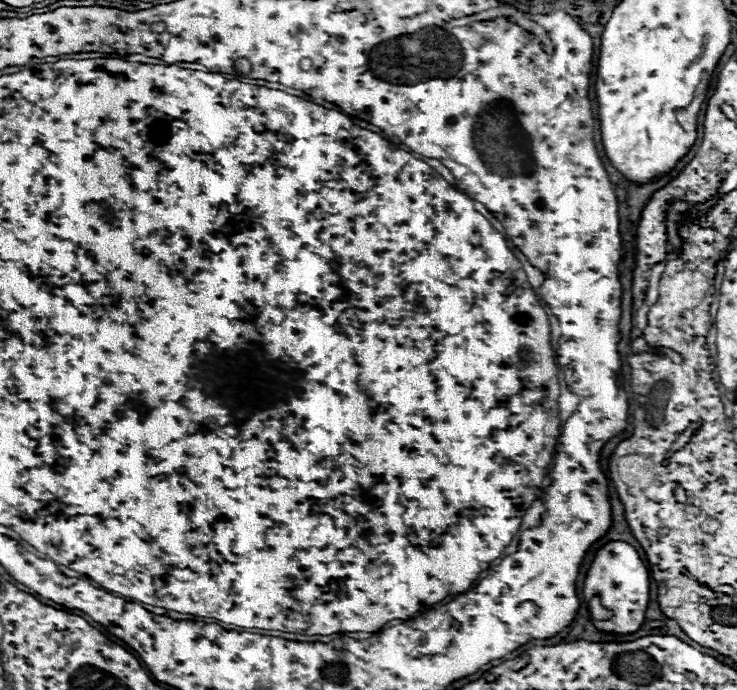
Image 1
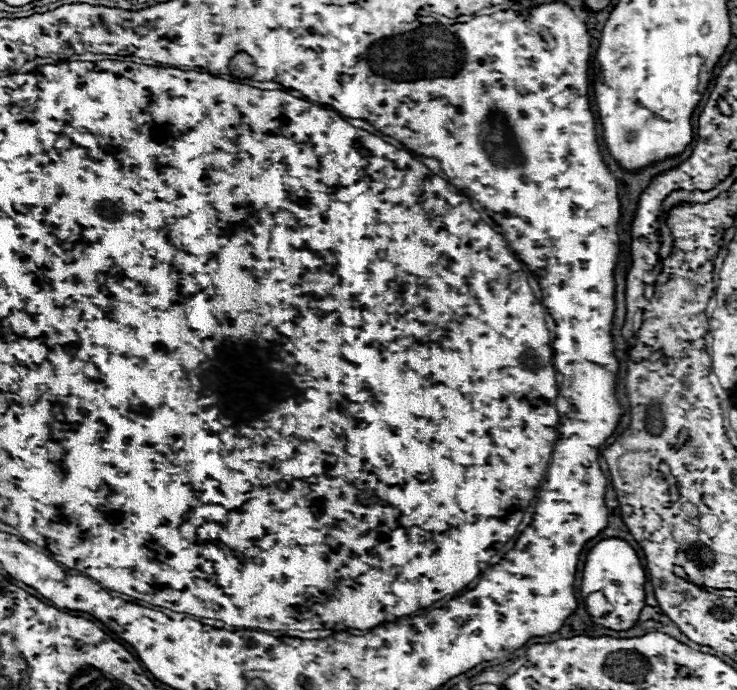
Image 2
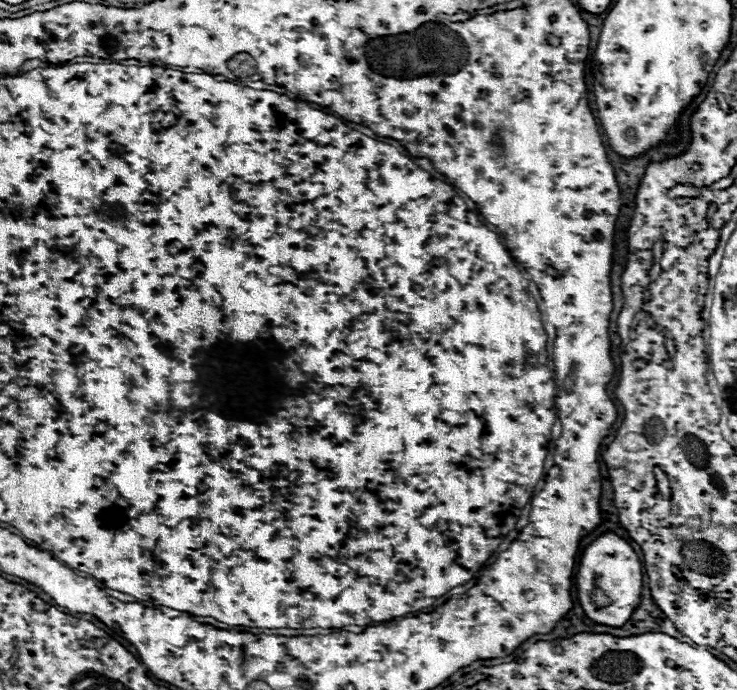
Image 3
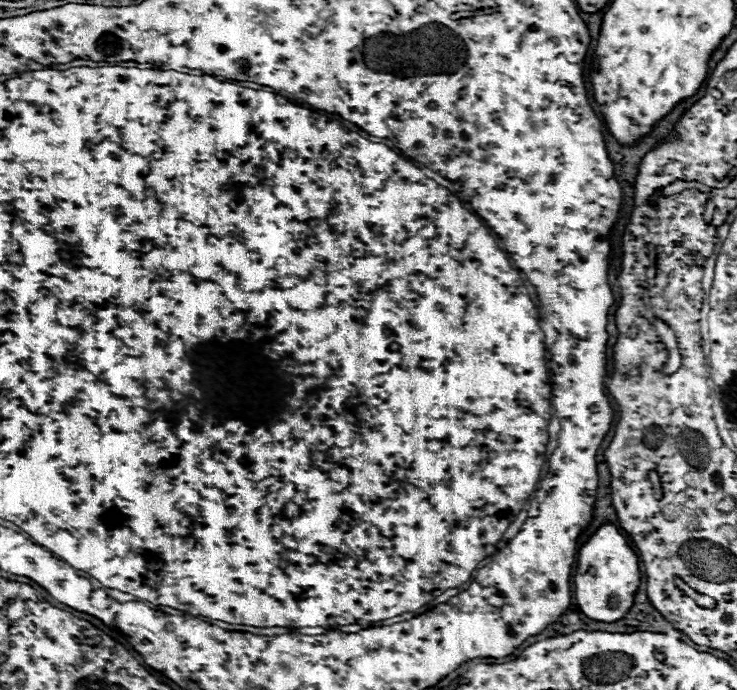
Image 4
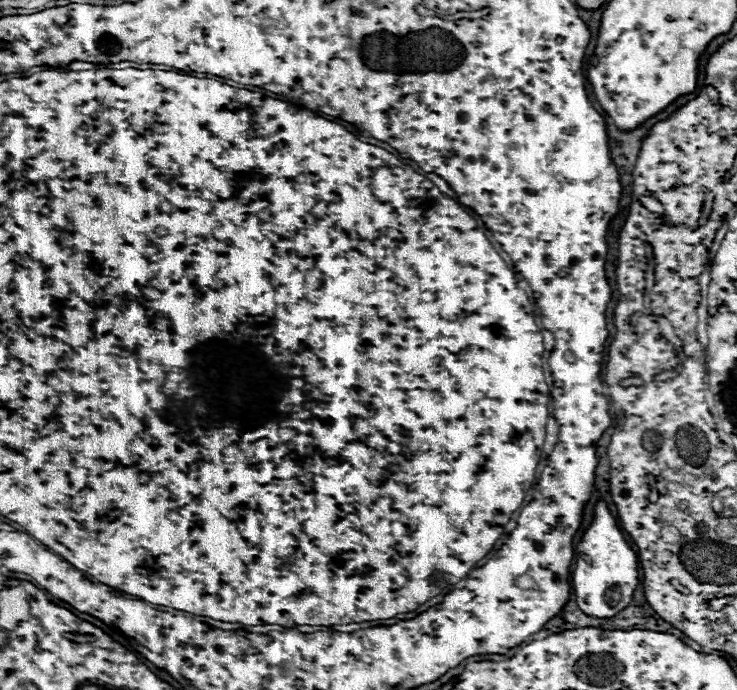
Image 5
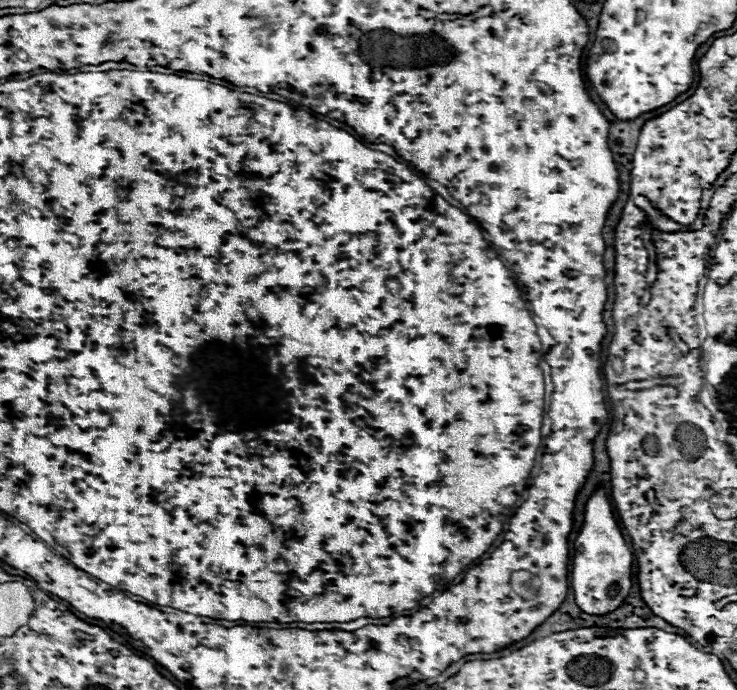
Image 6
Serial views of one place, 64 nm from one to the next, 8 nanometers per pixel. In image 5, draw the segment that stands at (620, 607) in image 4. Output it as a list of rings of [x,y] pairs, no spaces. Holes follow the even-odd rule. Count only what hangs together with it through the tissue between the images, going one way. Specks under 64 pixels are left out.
[[[604,502],[596,504],[594,522],[574,552],[572,588],[578,608],[594,618],[612,618],[624,610],[632,602],[632,594],[638,586],[638,554],[624,540]]]

